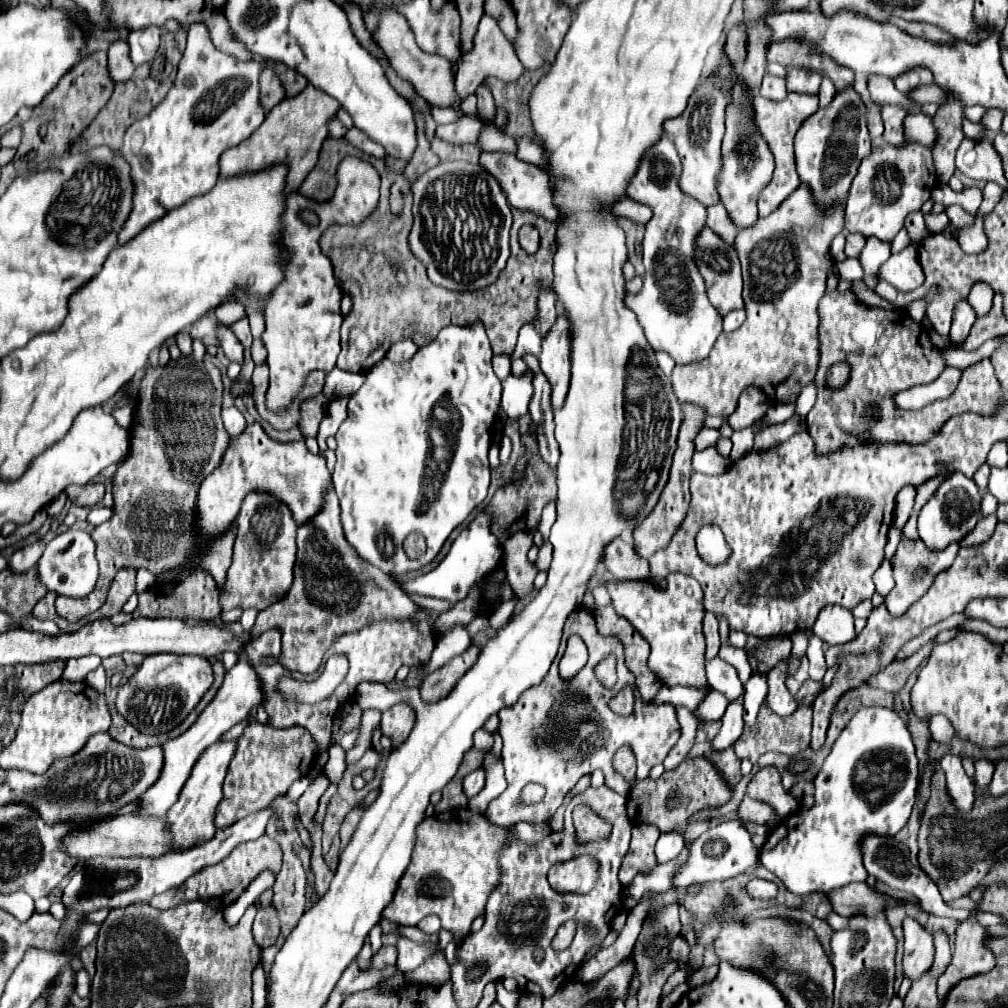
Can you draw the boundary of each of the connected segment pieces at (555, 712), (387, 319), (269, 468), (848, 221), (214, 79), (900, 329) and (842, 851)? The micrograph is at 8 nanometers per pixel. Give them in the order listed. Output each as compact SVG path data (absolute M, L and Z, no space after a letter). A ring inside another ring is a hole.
M575 611L565 623L561 649L559 649L547 677L537 687L531 687L529 691L525 691L513 707L505 707L505 711L499 713L501 737L503 737L503 767L505 767L505 779L507 779L509 787L505 789L505 793L501 793L497 799L493 799L489 803L485 815L491 823L495 823L499 827L509 827L509 825L515 825L519 821L529 821L529 823L549 821L553 817L553 813L557 811L557 807L561 805L563 797L575 787L575 783L583 775L591 774L593 769L601 769L605 785L618 794L627 797L629 795L629 783L623 777L619 777L611 767L611 759L613 759L615 751L623 745L631 745L631 749L633 749L637 766L636 779L638 780L647 779L653 765L663 763L669 749L681 737L681 729L679 729L679 723L677 723L677 717L675 717L675 709L669 703L661 703L661 705L645 703L641 699L641 695L635 693L633 715L629 715L629 717L615 715L607 707L607 701L613 695L617 695L625 683L635 687L633 673L625 667L625 657L623 657L623 651L621 651L621 643L617 643L615 639L603 639L597 633L595 619L593 619L591 613ZM571 635L579 635L585 641L587 651L589 651L589 661L583 667L583 671L571 683L563 683L561 677L559 677L559 661L563 657L567 639ZM607 655L615 655L617 661L623 665L623 675L617 675L617 685L613 689L605 689L595 675L595 665L601 659L605 659ZM563 697L583 699L585 705L587 705L587 711L583 715L579 713L579 719L573 721L575 725L569 723ZM579 723L589 723L591 733L579 733ZM527 783L539 783L539 785L545 787L545 797L543 797L541 803L533 803L533 805L523 803L521 805L521 791ZM559 785L569 785L569 791L561 791Z
M361 155L365 157L381 175L381 199L379 205L375 209L375 215L379 219L379 231L375 235L371 235L365 241L357 239L357 231L359 227L355 225L331 225L323 235L321 235L321 249L323 253L331 259L333 263L333 271L335 271L335 279L341 287L343 293L351 295L353 299L353 307L349 311L349 315L345 315L343 325L341 325L341 355L337 359L337 367L343 371L351 371L351 373L367 373L369 367L377 365L387 349L401 341L401 339L413 339L419 347L427 345L429 341L433 341L437 337L437 333L447 327L447 325L469 325L473 321L481 321L485 325L493 355L511 355L517 343L517 335L519 329L525 323L533 323L537 319L537 299L539 299L539 291L543 287L547 287L549 291L553 291L551 283L553 283L553 255L557 251L557 225L549 223L545 217L535 215L533 211L521 211L521 209L513 209L513 227L511 227L511 257L507 260L505 269L500 273L497 281L489 287L481 289L481 291L445 291L443 287L437 287L429 281L425 267L421 267L421 263L417 263L417 259L413 259L413 253L407 245L407 237L411 231L411 223L413 223L413 215L411 215L411 203L413 203L413 193L411 193L411 181L401 175L395 173L393 169L389 169L383 161L373 159L369 155ZM393 183L401 183L401 193L403 193L403 201L405 201L405 211L401 217L395 217L389 211L389 189ZM531 223L539 229L541 233L541 247L535 255L527 255L519 243L517 243L517 231L521 229L521 225Z
M259 423L247 425L245 431L229 439L227 451L221 463L203 479L197 495L199 517L195 527L199 531L199 541L205 543L221 531L225 531L231 521L237 517L241 501L249 491L269 491L277 495L283 503L289 505L297 523L305 523L309 515L315 515L321 509L317 493L325 493L325 487L331 483L331 473L325 467L323 455L311 455L305 447L305 441L279 443L267 437ZM321 487L321 489L319 489Z
M885 139L871 141L871 155L861 161L859 173L853 179L849 197L845 201L845 231L861 233L863 237L877 237L879 241L891 243L893 237L903 227L905 217L913 211L919 211L921 205L931 197L933 185L935 185L935 171L933 171L931 153L927 147L921 147L919 143L913 143L913 141L905 141L905 147L897 151L897 147L889 147Z
M201 25L189 27L187 49L179 63L179 73L165 95L165 99L145 117L137 119L123 137L121 153L131 165L131 175L135 181L133 211L119 235L119 245L131 241L139 231L167 211L183 205L195 195L207 193L219 179L219 157L225 149L239 145L249 139L251 133L261 125L261 101L259 101L259 73L263 71L261 63L255 59L239 61L233 55L225 55L213 47L207 39L207 31Z
M829 291L823 295L817 307L819 313L819 369L815 375L817 385L817 401L813 409L807 415L807 431L815 441L815 453L817 455L829 455L835 449L841 447L855 447L857 443L907 443L907 445L919 445L927 443L933 435L939 433L939 429L955 415L961 413L977 413L977 415L991 415L999 403L1001 397L1001 385L997 383L993 365L989 359L983 359L981 363L969 367L963 371L961 383L955 389L955 393L947 401L937 401L931 405L925 405L921 411L903 411L895 405L893 397L899 391L911 389L915 385L927 385L935 381L941 371L945 369L945 363L941 359L939 347L935 347L929 339L929 333L923 325L909 319L905 311L885 311L877 307L863 305L851 291L839 293ZM839 361L847 361L851 365L851 381L841 391L829 391L827 387L819 387L819 381L825 379L827 367Z
M869 707L857 711L857 715L847 723L837 741L833 743L831 753L827 755L819 775L815 777L815 805L801 807L789 819L783 819L761 849L761 864L776 875L786 888L798 895L811 892L829 893L845 883L865 881L867 871L861 863L859 841L863 833L897 833L905 827L911 809L915 805L915 791L919 785L919 767L915 745L907 723L893 711L885 707ZM877 755L887 755L889 761L873 765L871 761Z

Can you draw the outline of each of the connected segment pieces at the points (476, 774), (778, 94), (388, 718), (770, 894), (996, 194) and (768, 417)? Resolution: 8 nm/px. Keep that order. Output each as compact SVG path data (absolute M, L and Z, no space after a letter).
M481 765L477 771L473 771L473 773L469 773L465 777L463 789L465 789L467 797L475 797L483 789L483 785L485 785L485 773L487 773L487 769L485 769L485 765Z
M765 73L763 85L761 85L759 93L761 93L765 99L771 99L771 101L783 101L783 99L787 97L785 79L779 79L779 77L773 77L773 75Z
M399 703L383 713L381 719L381 733L391 739L391 745L397 747L405 741L405 735L413 729L413 711L405 707L405 703Z
M753 879L747 885L747 891L751 897L755 899L773 899L777 895L777 885L771 881L763 881L763 879Z
M987 183L987 185L983 187L983 203L981 203L977 215L979 215L979 217L987 215L987 213L997 205L997 199L1001 199L1001 195L1003 195L1003 189L1001 189L997 183Z
M773 403L773 405L769 405L769 409L767 409L767 413L761 417L761 421L763 421L767 427L769 427L769 425L775 425L775 423L781 423L781 421L793 417L793 409L795 409L793 403L791 403L791 405Z

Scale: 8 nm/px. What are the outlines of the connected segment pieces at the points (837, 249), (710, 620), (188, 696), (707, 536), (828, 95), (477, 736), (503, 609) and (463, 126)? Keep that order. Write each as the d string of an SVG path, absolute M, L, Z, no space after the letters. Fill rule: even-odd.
M839 233L833 243L831 243L831 255L833 259L839 263L841 259L845 259L845 253L843 253L843 247L845 247L845 233Z
M705 611L705 617L703 617L703 633L705 633L705 643L707 643L707 649L705 649L705 659L713 659L717 653L719 653L719 647L721 647L721 639L719 639L719 631L717 631L717 619L713 613Z
M161 653L145 657L139 671L119 687L117 711L141 733L159 735L177 727L201 701L205 691L213 685L213 669L205 657L199 655L175 655ZM155 691L161 691L161 705L149 705L149 697Z
M705 525L696 535L696 547L704 561L709 565L721 565L731 557L731 547L717 525Z
M823 77L821 89L819 89L819 107L827 107L827 105L833 101L835 93L837 93L837 91L835 91L833 83L831 83L827 77Z
M481 728L475 732L473 737L473 748L487 751L493 743L494 738L492 733L487 732L484 728Z
M513 593L513 599L509 599L507 603L503 603L503 605L489 617L489 625L491 625L493 629L501 629L501 627L509 621L509 617L513 615L517 603L519 603L519 597Z
M477 119L459 121L455 125L441 125L437 127L437 137L441 137L447 143L477 143L479 139L479 127L481 123Z

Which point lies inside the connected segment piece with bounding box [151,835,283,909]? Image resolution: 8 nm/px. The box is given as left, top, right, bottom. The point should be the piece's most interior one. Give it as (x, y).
(220, 884)

